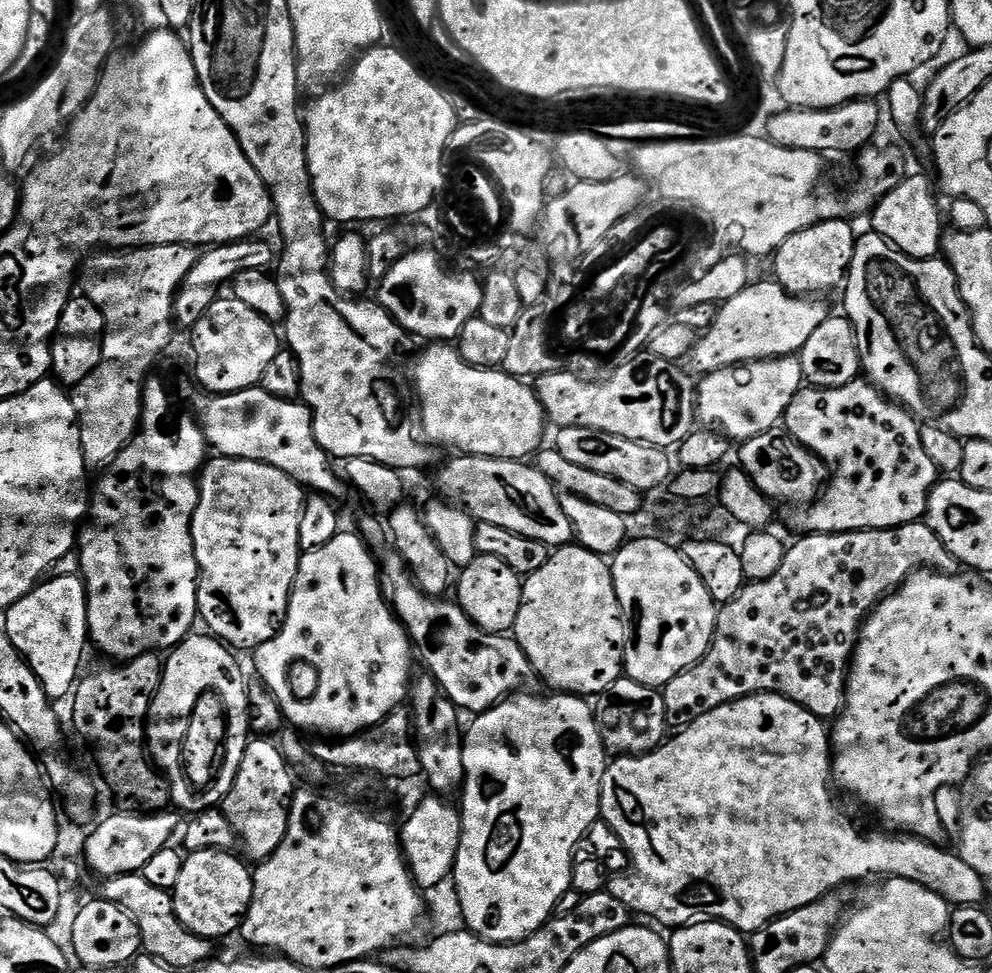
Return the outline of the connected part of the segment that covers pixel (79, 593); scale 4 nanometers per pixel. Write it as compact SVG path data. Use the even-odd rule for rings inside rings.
M55 576L41 581L30 594L5 611L4 631L11 644L19 650L44 685L54 702L67 699L79 679L82 658L90 640L88 634L88 593L83 579L73 576Z

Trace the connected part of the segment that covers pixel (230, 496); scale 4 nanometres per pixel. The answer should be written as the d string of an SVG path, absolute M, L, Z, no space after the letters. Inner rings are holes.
M221 455L212 459L199 473L200 501L192 519L200 567L198 616L219 641L236 650L254 650L275 638L288 612L302 555L300 519L306 492L269 464Z

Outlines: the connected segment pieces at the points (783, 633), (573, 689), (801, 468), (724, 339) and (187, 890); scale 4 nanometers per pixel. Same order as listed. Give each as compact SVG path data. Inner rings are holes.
M927 522L914 524L903 524L897 528L874 528L867 532L837 532L831 536L817 536L815 534L805 535L800 538L796 545L789 547L784 553L782 566L778 566L778 574L774 574L768 580L758 580L745 583L744 588L731 603L723 605L716 617L716 634L712 637L712 646L699 664L688 668L680 676L676 676L668 684L664 685L662 695L664 698L664 709L668 715L668 723L673 729L683 730L695 722L700 716L722 706L731 704L733 700L741 700L744 696L757 694L771 694L773 696L784 696L787 700L793 700L798 706L802 706L810 714L820 717L828 722L839 717L844 711L844 702L848 691L848 673L856 645L860 638L860 629L864 627L865 620L872 615L877 604L886 596L892 595L899 589L900 585L920 570L935 570L940 574L952 574L957 571L958 561L948 553L946 546L934 534L934 530Z
M573 542L564 545L562 548L555 549L546 564L536 573L528 575L523 581L520 594L520 609L518 610L518 618L516 619L516 627L514 629L514 639L520 645L520 649L524 651L526 658L534 666L537 676L540 677L545 685L550 684L554 687L552 689L566 694L596 698L607 692L610 686L614 686L614 682L621 679L624 672L624 649L630 643L630 628L629 625L628 628L624 625L624 619L626 620L626 613L618 602L618 594L612 581L612 570L609 561L605 557L581 548L579 544Z
M780 430L763 432L739 445L739 467L754 482L754 486L773 502L789 500L795 506L807 506L823 493L830 472L820 457Z
M772 278L762 281L761 284L755 284L755 282L749 283L740 293L735 294L734 297L719 305L718 310L720 310L720 313L717 314L716 321L709 326L708 333L706 333L705 336L703 333L703 335L697 339L696 346L690 353L690 361L692 360L693 366L700 371L700 374L709 374L712 372L721 372L723 368L735 368L742 364L750 364L755 360L779 360L781 356L796 356L802 350L802 346L806 346L810 334L814 334L814 330L818 330L818 326L822 326L822 322L827 320L830 315L830 309L824 304L819 304L816 300L819 299L797 298L793 293L788 292L780 284L777 284L775 279Z
M204 850L184 856L182 874L171 893L172 905L186 930L213 942L239 929L252 901L252 877L249 865L239 855Z

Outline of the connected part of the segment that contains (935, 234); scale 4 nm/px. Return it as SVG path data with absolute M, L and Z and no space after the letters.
M911 176L901 180L898 187L887 192L876 203L870 213L871 231L910 258L934 260L941 255L942 241L946 235L946 224L942 219L942 204L940 208L939 202L932 197L932 184L926 177Z

